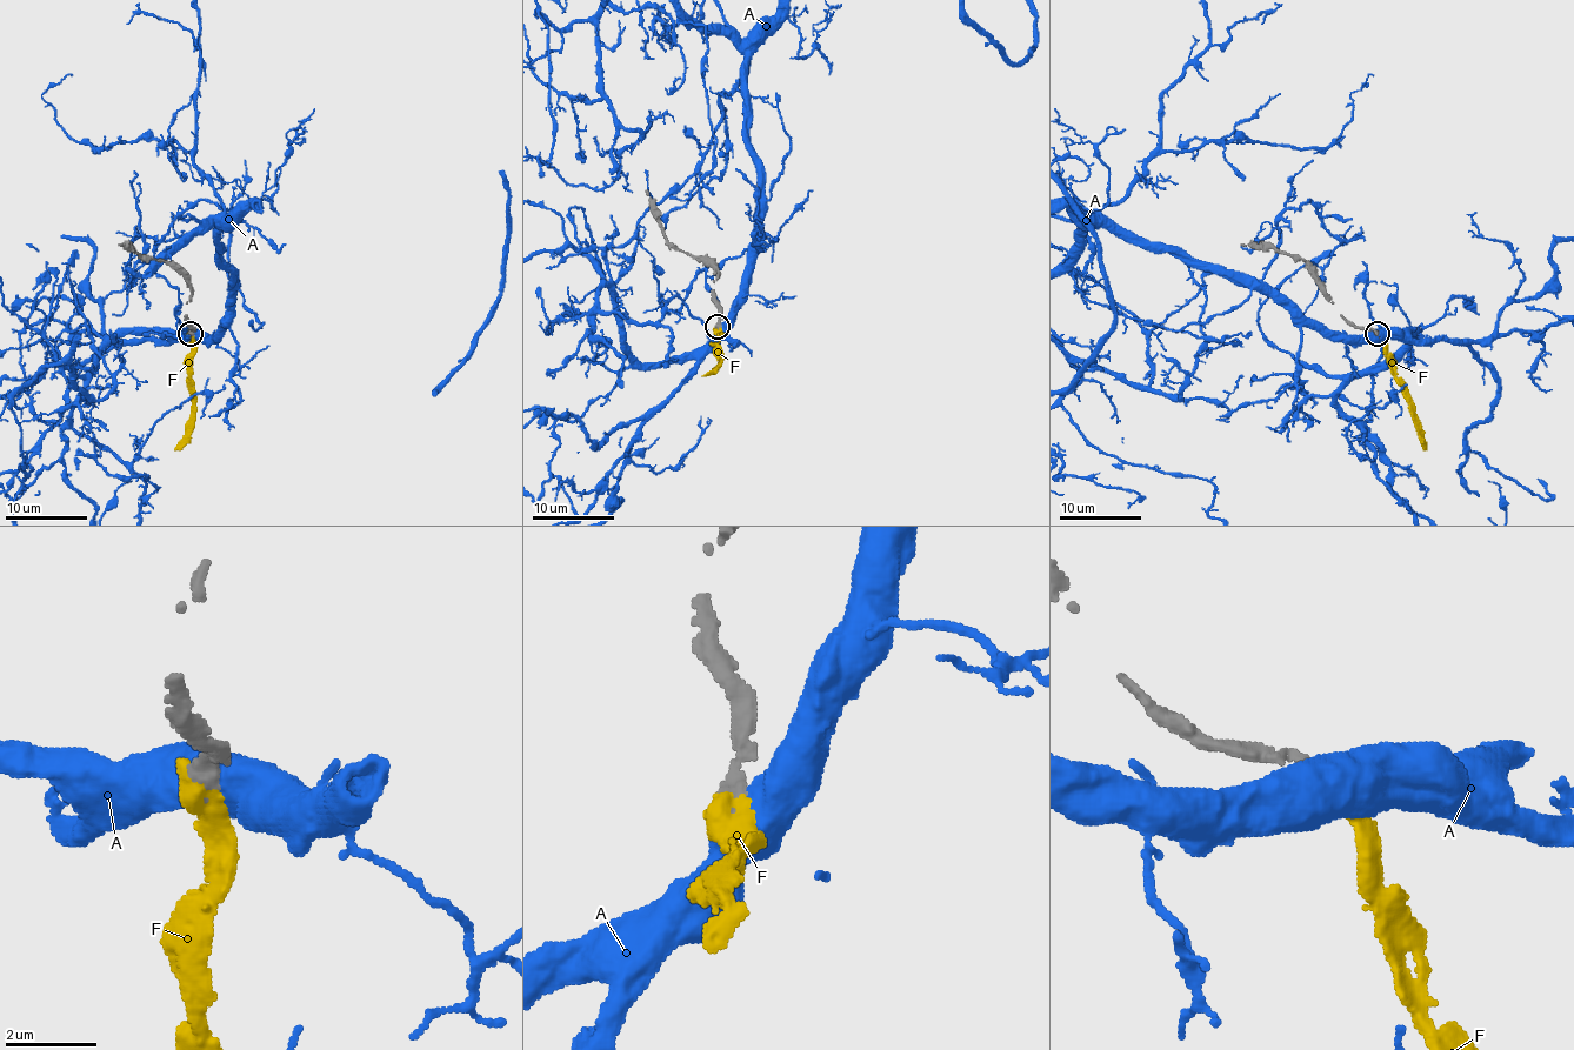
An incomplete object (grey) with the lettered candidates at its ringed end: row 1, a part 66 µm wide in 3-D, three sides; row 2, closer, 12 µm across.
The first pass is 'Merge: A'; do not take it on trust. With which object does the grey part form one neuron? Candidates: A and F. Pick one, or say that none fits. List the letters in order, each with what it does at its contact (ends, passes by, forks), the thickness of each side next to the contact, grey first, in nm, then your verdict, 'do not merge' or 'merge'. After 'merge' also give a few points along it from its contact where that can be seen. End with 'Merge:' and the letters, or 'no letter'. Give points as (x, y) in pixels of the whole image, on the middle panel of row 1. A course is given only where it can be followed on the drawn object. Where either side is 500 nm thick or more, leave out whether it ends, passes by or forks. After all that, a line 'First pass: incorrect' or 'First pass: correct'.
A: 380/750 nm | do not merge
F: 360/600 nm | merge | via (719, 326), (719, 363), (702, 375)
Merge: F
First pass: incorrect

